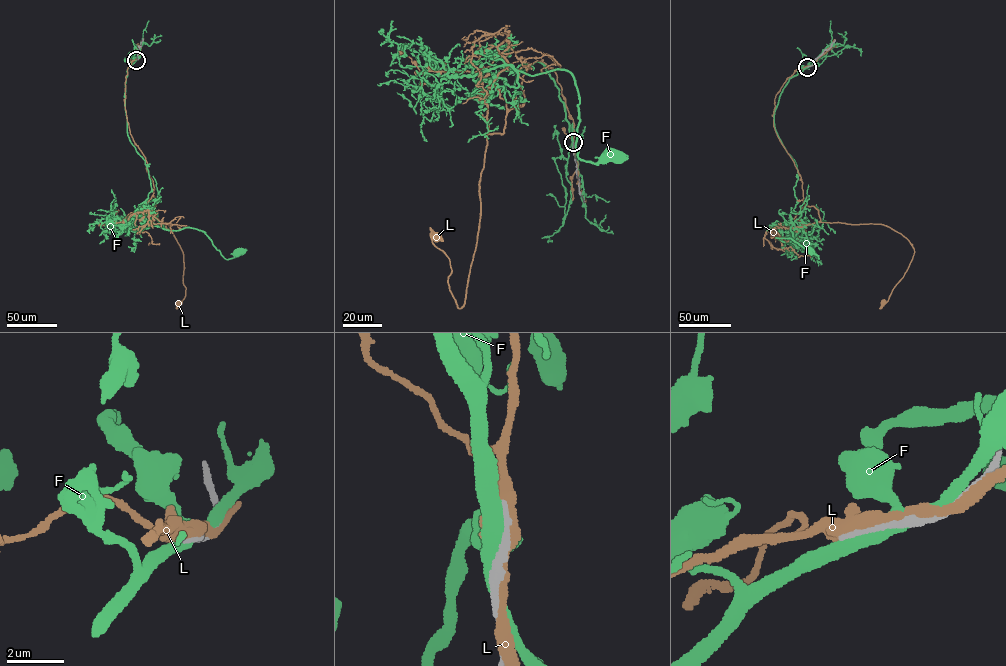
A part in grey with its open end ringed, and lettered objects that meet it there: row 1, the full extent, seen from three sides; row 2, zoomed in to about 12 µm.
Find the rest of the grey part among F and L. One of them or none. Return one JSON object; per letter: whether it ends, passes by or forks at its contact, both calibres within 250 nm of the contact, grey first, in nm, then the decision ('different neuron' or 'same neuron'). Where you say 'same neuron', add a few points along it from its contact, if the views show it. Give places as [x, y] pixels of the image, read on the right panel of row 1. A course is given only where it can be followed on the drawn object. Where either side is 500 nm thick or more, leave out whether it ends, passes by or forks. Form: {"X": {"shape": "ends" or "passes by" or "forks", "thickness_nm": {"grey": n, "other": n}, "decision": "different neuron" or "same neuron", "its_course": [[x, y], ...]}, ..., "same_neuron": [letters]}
{"F": {"shape": "forks", "thickness_nm": {"grey": 240, "other": 420}, "decision": "different neuron"}, "L": {"shape": "passes by", "thickness_nm": {"grey": 240, "other": 420}, "decision": "different neuron"}, "same_neuron": []}

